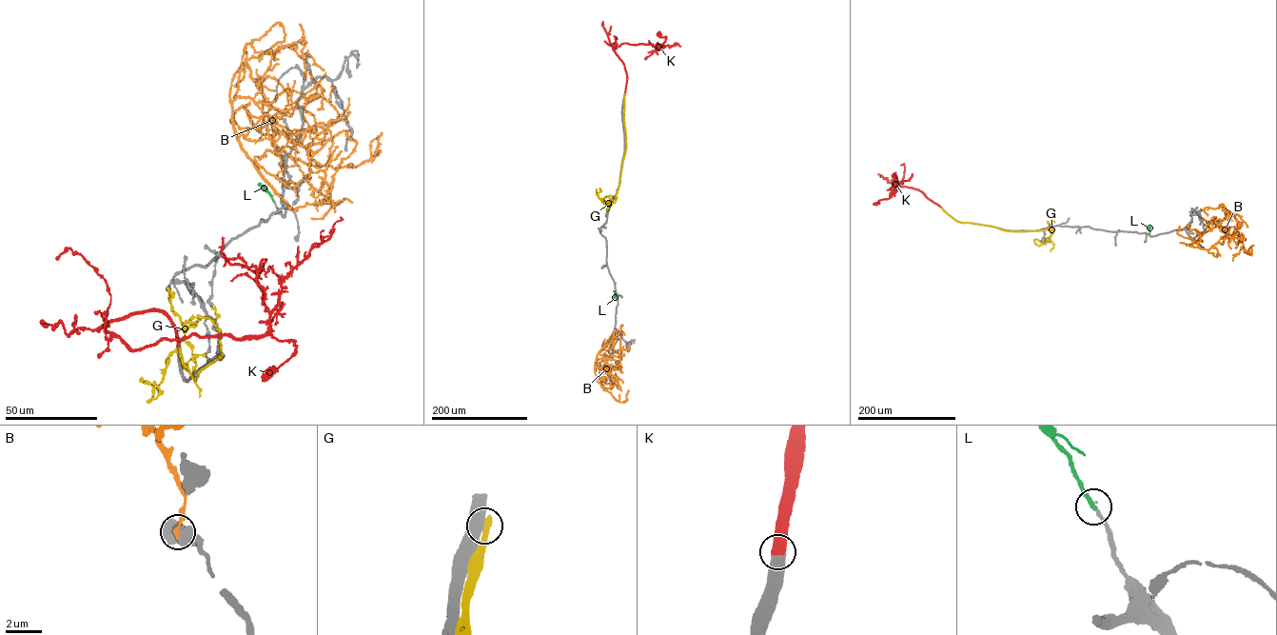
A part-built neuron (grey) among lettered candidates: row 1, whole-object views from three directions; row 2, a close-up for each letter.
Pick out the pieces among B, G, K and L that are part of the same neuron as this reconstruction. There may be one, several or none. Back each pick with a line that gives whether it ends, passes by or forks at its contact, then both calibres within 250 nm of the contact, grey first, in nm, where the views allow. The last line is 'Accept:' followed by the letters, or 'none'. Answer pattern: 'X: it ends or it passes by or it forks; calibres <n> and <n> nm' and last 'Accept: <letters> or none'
K: it ends; calibres 650 and 600 nm
Accept: K

